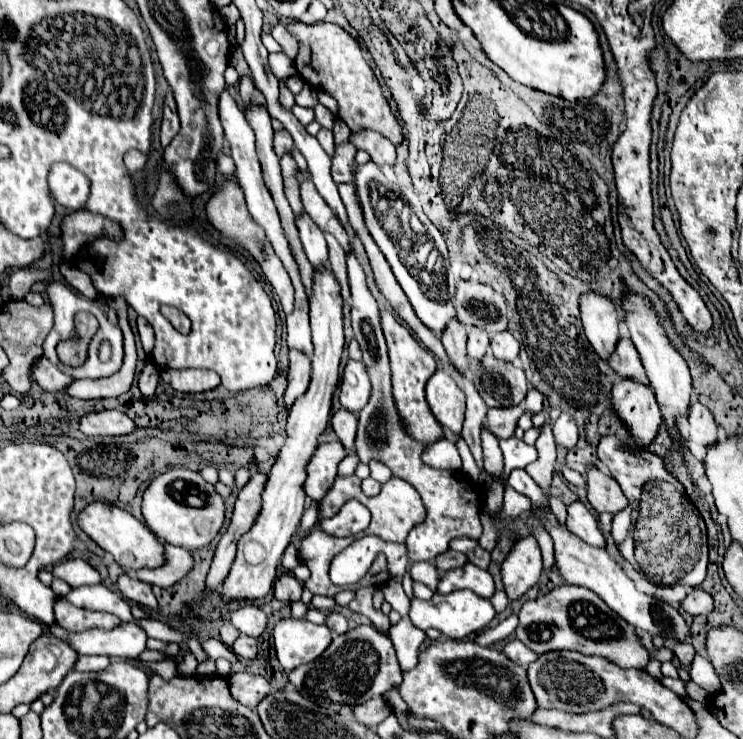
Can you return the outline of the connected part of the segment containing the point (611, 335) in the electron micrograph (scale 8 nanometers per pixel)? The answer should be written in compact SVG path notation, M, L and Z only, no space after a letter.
M584 294L580 300L580 312L588 342L602 360L608 360L620 340L614 304L604 296Z

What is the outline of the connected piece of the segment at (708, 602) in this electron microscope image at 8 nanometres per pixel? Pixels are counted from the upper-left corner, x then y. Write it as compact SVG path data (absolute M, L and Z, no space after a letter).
M694 588L682 602L680 602L682 610L686 614L692 614L692 616L698 616L698 614L710 614L712 608L714 608L714 600L700 588Z

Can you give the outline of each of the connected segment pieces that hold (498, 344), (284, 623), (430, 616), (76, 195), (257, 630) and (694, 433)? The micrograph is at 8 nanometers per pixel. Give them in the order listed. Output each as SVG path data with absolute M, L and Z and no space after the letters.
M500 332L500 334L490 336L490 350L492 350L494 358L512 362L520 352L520 344L510 332Z
M284 618L274 626L274 646L278 662L286 672L316 660L332 642L332 632L324 624Z
M470 590L450 592L450 594L446 594L446 596L434 594L430 602L424 602L424 600L414 598L414 600L412 600L412 608L410 608L410 620L414 622L414 626L418 626L418 628L422 628L422 630L436 628L436 630L440 630L444 636L454 638L454 640L462 640L462 638L466 638L468 634L476 634L476 632L484 630L494 616L496 616L496 612L494 612L490 600L480 598L480 596L476 596L474 592L470 592Z
M56 162L50 168L50 192L58 204L62 204L68 210L82 210L88 194L90 194L90 180L72 168L66 162Z
M246 604L246 606L240 606L238 610L232 612L232 624L246 636L254 636L258 638L264 628L266 628L266 614L254 606L254 604Z
M692 396L692 400L694 404L690 406L690 442L702 448L718 444L720 432L714 416L710 414L710 410L706 410L706 406L696 400L696 396Z

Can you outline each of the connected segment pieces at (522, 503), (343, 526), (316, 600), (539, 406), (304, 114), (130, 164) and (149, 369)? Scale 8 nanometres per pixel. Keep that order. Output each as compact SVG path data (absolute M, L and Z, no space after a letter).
M510 486L504 488L504 506L502 506L502 518L510 516L510 518L518 518L518 514L530 510L530 500L526 500L526 496L522 496L520 492L514 492Z
M356 500L347 501L338 514L320 522L320 528L332 536L354 536L368 528L371 521L369 510Z
M314 595L311 601L311 606L320 611L331 611L335 607L335 600L322 595Z
M535 388L530 391L526 396L526 408L524 414L528 415L530 418L534 413L537 413L543 409L543 400L542 394L538 392Z
M294 106L292 112L294 112L294 116L298 118L298 122L300 122L302 126L308 126L308 124L314 120L314 110L312 110L312 108L300 108L300 106Z
M130 150L130 152L124 156L124 164L126 164L126 168L128 168L130 174L142 170L144 164L146 164L146 160L148 160L148 156L142 154L142 152L138 152L138 150Z
M146 360L144 368L142 368L142 372L140 372L140 378L138 378L140 392L142 392L146 398L152 398L156 384L158 384L158 366L156 366L152 360Z

